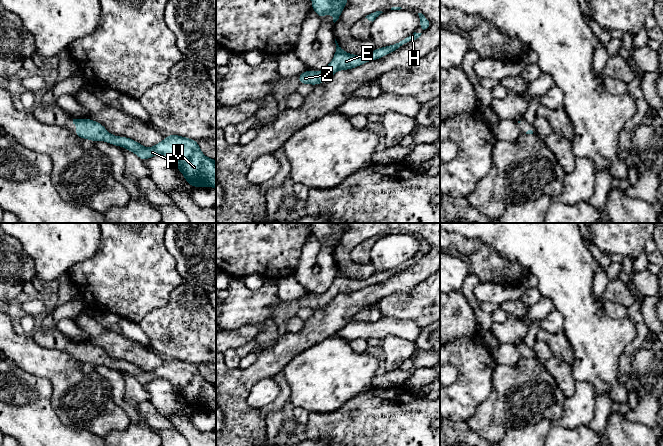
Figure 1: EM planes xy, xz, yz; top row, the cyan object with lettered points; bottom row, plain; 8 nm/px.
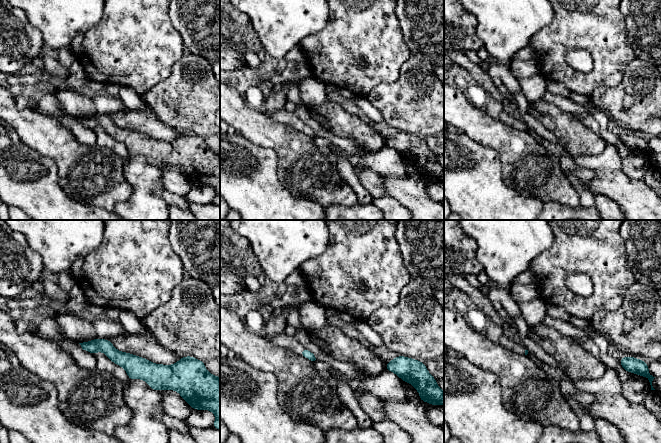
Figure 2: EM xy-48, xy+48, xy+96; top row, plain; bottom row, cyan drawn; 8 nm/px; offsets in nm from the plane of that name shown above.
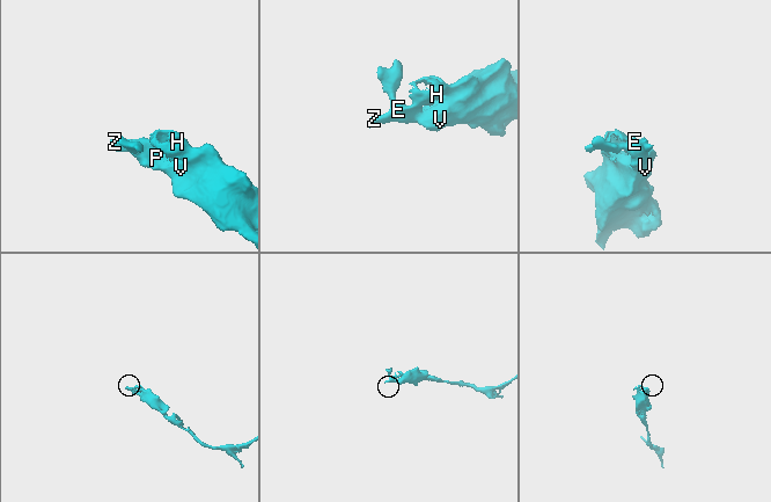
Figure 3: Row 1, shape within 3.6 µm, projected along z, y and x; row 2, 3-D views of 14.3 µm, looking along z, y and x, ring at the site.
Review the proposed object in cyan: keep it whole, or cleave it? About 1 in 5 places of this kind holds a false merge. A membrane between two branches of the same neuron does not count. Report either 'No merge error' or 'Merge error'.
No merge error

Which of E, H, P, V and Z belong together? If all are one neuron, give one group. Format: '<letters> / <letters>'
E H P V Z

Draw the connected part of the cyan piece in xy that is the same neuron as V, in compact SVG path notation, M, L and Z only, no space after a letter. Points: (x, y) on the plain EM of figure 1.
M73 343L73 348L76 349L75 359L78 362L93 366L104 365L123 371L136 378L142 385L156 379L166 379L190 410L216 413L216 384L202 377L198 365L170 358L153 371L145 372L131 362L110 358L101 347L91 343Z

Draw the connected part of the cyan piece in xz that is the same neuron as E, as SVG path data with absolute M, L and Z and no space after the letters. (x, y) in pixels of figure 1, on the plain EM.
M418 237L418 239L420 242L420 253L422 254L421 257L414 256L413 258L405 261L399 266L393 269L377 272L368 279L358 280L355 278L349 278L338 269L335 263L337 271L335 274L334 281L332 285L327 289L327 291L322 295L306 294L301 299L297 300L297 303L300 305L301 309L318 309L324 307L326 304L332 301L337 295L353 293L369 285L380 283L398 274L403 269L419 262L421 258L431 250L432 247L422 237Z

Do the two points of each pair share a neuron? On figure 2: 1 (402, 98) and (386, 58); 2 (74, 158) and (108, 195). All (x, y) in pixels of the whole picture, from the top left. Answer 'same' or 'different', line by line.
1: different
2: same

